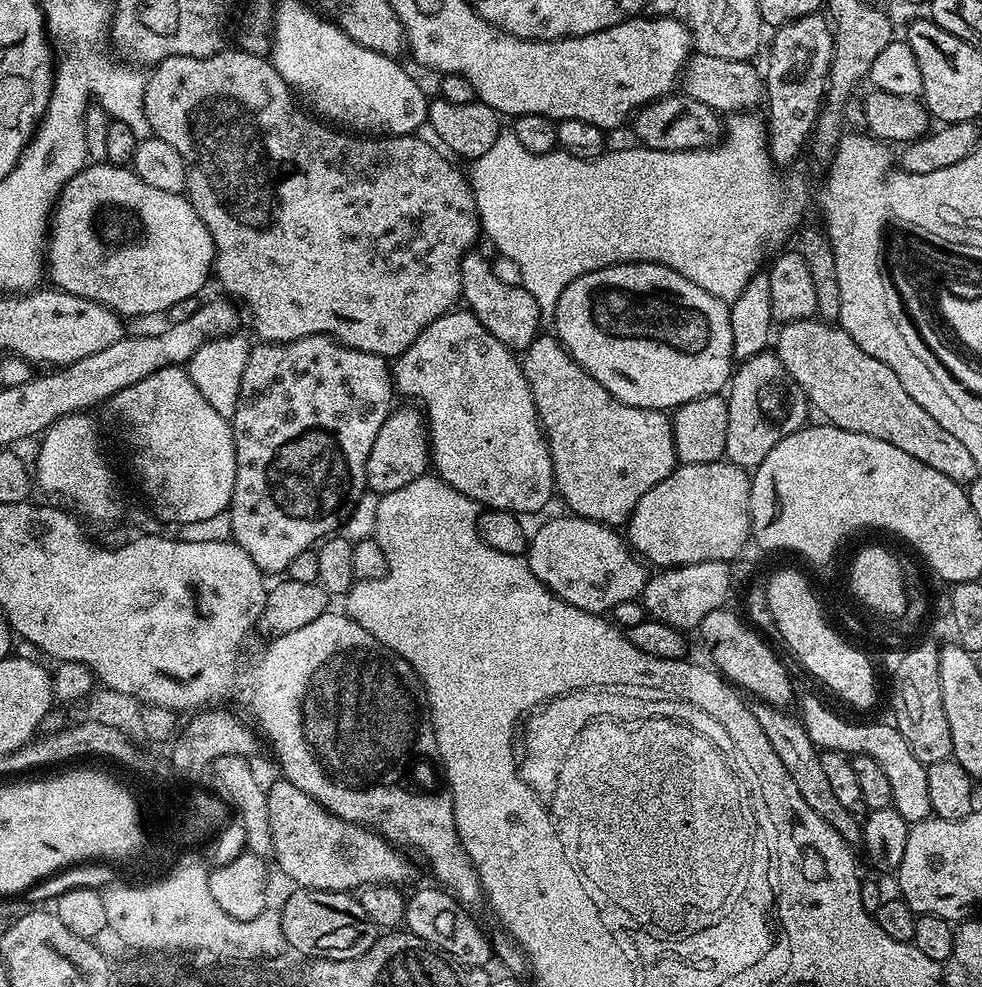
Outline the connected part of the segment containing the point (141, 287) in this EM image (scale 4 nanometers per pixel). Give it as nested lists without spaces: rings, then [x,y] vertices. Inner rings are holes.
[[[107,162],[89,163],[66,184],[56,200],[46,241],[46,272],[62,292],[102,302],[121,317],[139,312],[167,313],[174,302],[197,295],[213,275],[216,247],[210,230],[184,194],[166,194],[146,186],[131,167]]]

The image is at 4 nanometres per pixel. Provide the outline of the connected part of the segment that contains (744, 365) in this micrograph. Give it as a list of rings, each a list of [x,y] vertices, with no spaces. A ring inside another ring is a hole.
[[[765,350],[741,359],[726,392],[730,422],[726,425],[726,460],[745,470],[754,470],[790,434],[805,427],[810,405],[804,389],[788,375],[775,351]]]

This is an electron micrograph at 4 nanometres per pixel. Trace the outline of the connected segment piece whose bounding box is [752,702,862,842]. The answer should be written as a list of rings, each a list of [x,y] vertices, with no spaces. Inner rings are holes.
[[[763,702],[753,707],[752,713],[758,720],[758,726],[762,726],[766,738],[770,738],[770,746],[774,746],[774,754],[778,754],[778,758],[782,758],[782,766],[790,770],[790,778],[794,778],[794,786],[798,786],[798,794],[802,794],[806,806],[810,806],[810,810],[814,810],[818,818],[830,822],[830,826],[834,826],[834,830],[838,830],[838,834],[844,840],[859,841],[862,836],[861,821],[839,804],[838,797],[833,794],[830,782],[826,779],[825,772],[822,771],[820,752],[816,743],[810,738],[810,734],[806,734],[804,725],[799,719],[793,713],[791,716],[791,711]]]

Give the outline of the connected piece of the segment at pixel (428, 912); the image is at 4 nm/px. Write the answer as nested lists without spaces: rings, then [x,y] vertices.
[[[439,887],[420,888],[413,896],[407,897],[408,905],[406,906],[406,914],[404,915],[403,927],[407,931],[413,932],[418,938],[422,938],[427,944],[431,944],[438,952],[444,953],[445,956],[451,958],[457,965],[464,964],[465,969],[484,968],[488,959],[493,959],[494,944],[488,936],[467,916],[465,909],[459,900],[452,895],[451,892]]]

